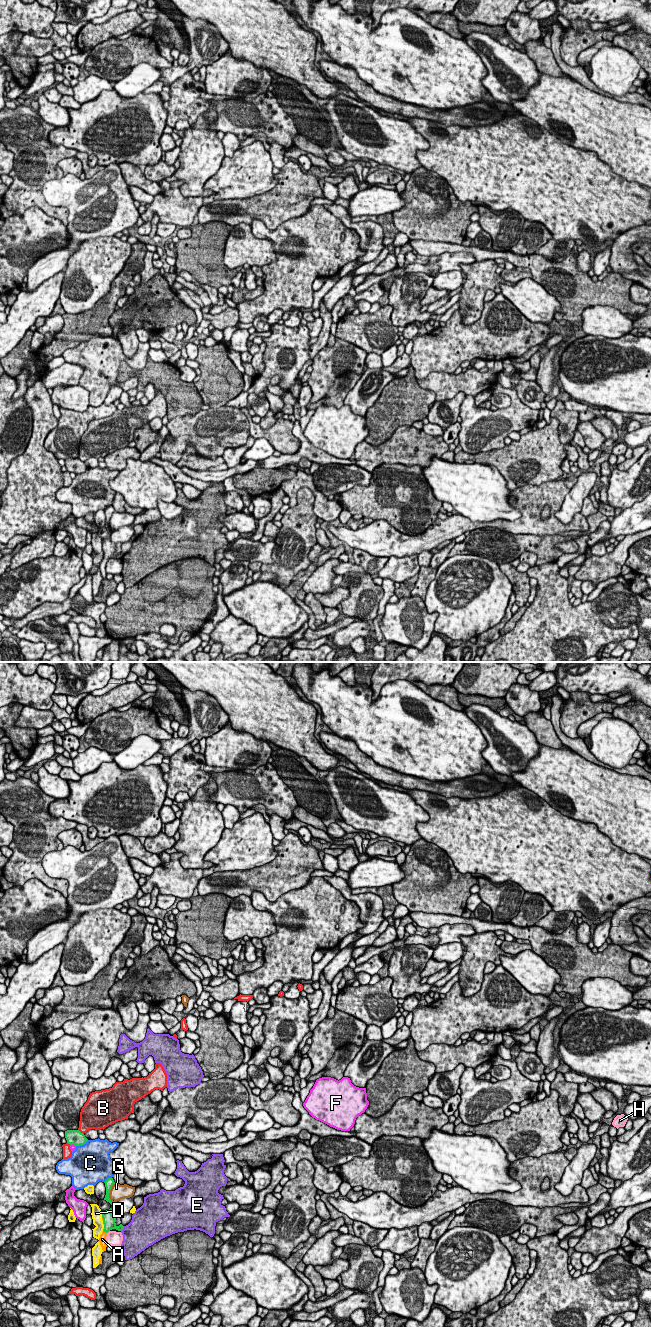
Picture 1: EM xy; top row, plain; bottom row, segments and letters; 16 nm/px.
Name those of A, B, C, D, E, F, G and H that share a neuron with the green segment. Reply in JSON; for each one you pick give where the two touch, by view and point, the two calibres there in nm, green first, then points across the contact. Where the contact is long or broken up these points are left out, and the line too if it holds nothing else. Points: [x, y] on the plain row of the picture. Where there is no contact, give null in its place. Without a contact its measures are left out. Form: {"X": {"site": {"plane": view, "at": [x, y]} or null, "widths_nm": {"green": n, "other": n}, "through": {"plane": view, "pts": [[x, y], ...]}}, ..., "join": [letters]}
{"A": {"site": {"plane": "xy", "at": [105, 559]}, "widths_nm": {"green": 200, "other": 120}, "through": {"plane": "xy", "pts": [[109, 548], [105, 559], [102, 567]]}}, "join": ["A"]}

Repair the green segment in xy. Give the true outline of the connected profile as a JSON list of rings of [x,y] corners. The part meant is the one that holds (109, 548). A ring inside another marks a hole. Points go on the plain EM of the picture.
[[[111,536],[109,538],[102,540],[102,548],[103,548],[103,552],[104,552],[104,557],[103,557],[102,562],[100,563],[99,570],[102,575],[103,580],[104,580],[104,579],[106,579],[106,575],[107,575],[107,572],[106,572],[107,561],[112,557],[122,559],[124,554],[122,552],[120,552],[119,554],[116,553],[116,551],[115,551],[116,544],[114,544],[111,541]]]

